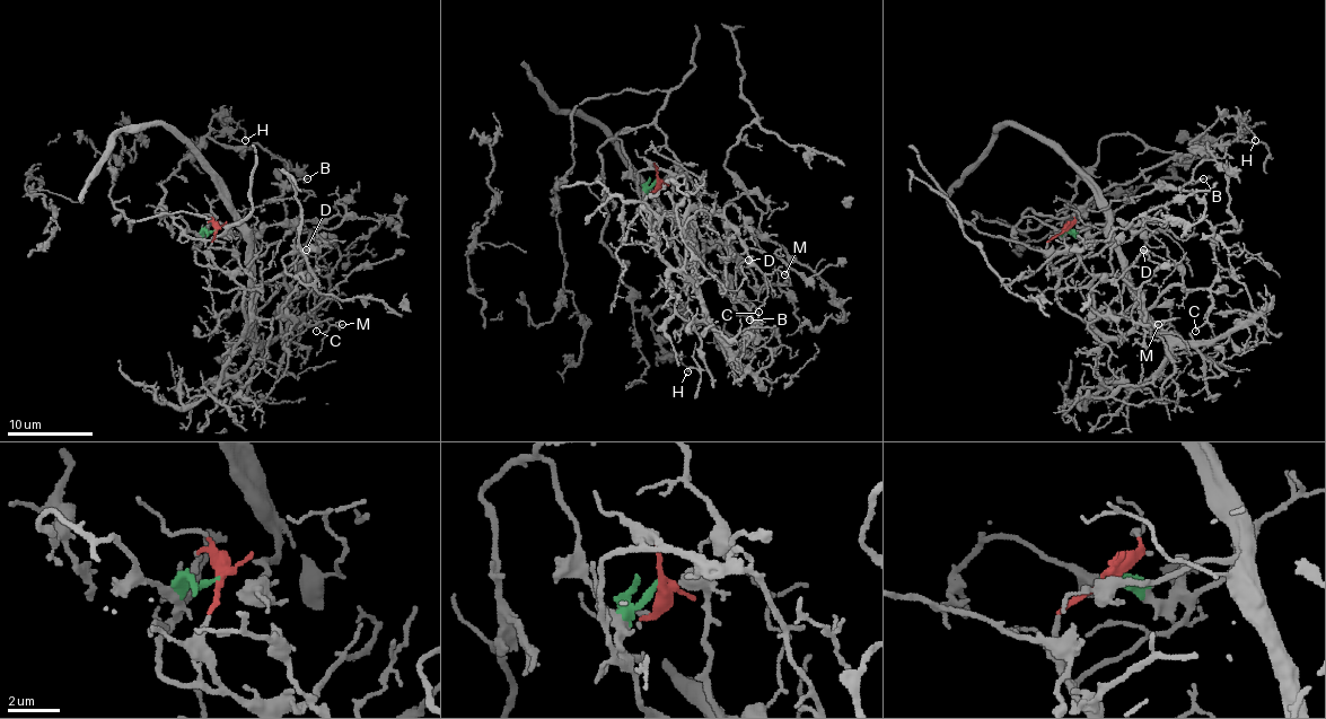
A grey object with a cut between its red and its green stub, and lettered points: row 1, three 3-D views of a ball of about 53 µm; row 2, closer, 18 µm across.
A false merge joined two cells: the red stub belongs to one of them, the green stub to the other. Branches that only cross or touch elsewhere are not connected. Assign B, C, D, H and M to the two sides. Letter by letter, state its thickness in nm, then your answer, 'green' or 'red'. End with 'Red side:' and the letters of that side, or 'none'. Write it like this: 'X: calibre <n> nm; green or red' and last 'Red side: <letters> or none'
B: calibre 110 nm; green
C: calibre 130 nm; red
D: calibre 120 nm; red
H: calibre 150 nm; green
M: calibre 110 nm; red
Red side: C, D, M

